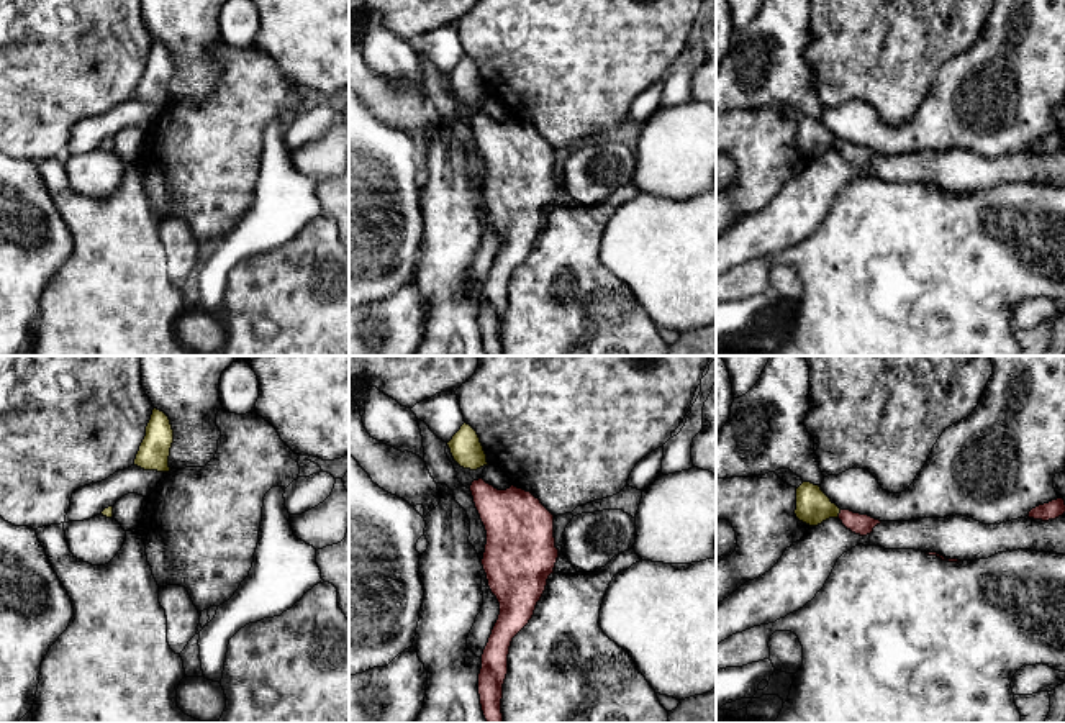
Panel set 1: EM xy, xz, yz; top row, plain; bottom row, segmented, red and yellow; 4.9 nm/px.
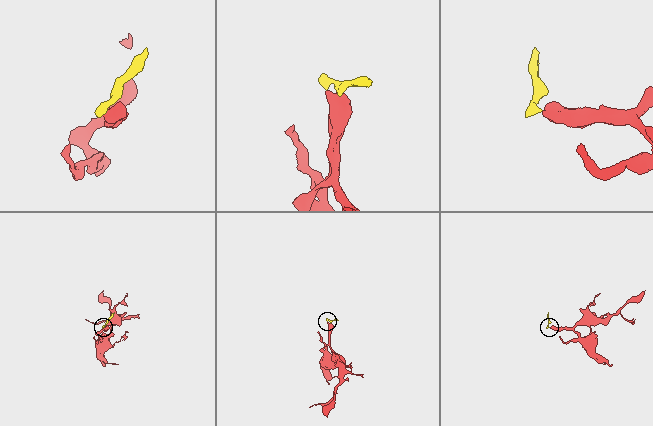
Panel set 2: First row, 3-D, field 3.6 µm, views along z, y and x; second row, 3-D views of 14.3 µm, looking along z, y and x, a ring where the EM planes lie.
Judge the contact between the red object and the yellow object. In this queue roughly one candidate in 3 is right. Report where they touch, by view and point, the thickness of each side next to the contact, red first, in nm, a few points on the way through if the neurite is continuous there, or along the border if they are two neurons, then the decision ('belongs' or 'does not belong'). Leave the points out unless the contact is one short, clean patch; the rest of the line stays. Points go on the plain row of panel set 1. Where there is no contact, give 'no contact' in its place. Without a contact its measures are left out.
meets red in yz at (839, 146); 100 nm thick on the red side, 170 nm on the other; runs through yz (857, 156), (839, 146), (813, 140); belongs

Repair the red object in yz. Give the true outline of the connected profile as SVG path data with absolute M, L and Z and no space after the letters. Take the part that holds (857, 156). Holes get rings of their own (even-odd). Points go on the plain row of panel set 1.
M803 115L796 121L795 148L809 159L818 159L829 151L839 151L847 162L860 169L870 167L873 161L881 156L868 148L841 143L819 118L811 115Z

